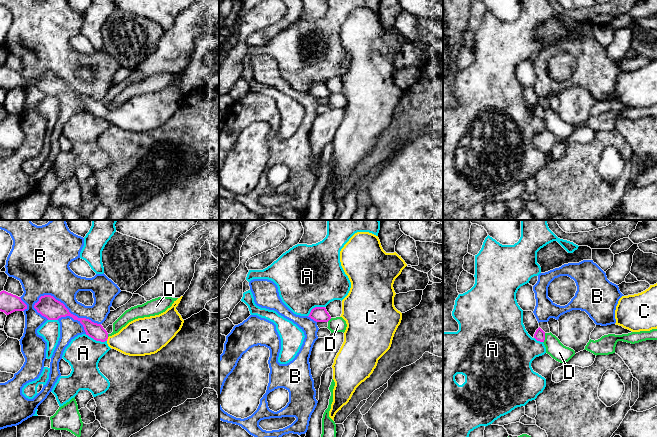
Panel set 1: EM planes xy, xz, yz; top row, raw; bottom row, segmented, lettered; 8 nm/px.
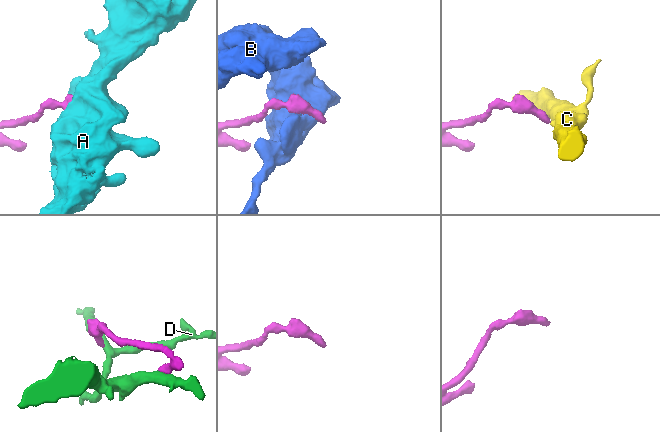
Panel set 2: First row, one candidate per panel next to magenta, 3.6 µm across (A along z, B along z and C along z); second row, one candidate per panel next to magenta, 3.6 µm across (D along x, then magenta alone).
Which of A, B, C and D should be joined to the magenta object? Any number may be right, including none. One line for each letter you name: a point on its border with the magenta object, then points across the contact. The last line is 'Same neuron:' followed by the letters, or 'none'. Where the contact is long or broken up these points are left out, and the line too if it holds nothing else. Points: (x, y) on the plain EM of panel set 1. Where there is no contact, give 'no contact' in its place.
C: xy (107, 114) | across xy (96, 107), (107, 114), (138, 114)
Same neuron: C

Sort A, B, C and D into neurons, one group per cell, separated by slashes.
A / B / C / D

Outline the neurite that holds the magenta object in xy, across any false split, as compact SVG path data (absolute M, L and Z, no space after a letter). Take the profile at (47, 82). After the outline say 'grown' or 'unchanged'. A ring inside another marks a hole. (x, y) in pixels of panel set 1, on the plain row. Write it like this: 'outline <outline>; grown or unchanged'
outline M51 71L41 72L39 74L39 77L35 79L34 84L37 86L38 89L46 93L48 96L58 96L59 94L66 92L70 92L74 96L78 96L83 101L86 111L96 117L106 117L110 124L115 125L125 131L145 132L155 130L160 127L181 106L184 96L176 86L176 83L180 79L182 73L183 72L174 77L172 82L168 84L165 88L155 92L135 95L129 98L118 109L112 112L108 111L107 107L103 104L101 100L94 99L86 94L78 94L77 92L71 90L63 79L56 76Z; grown

